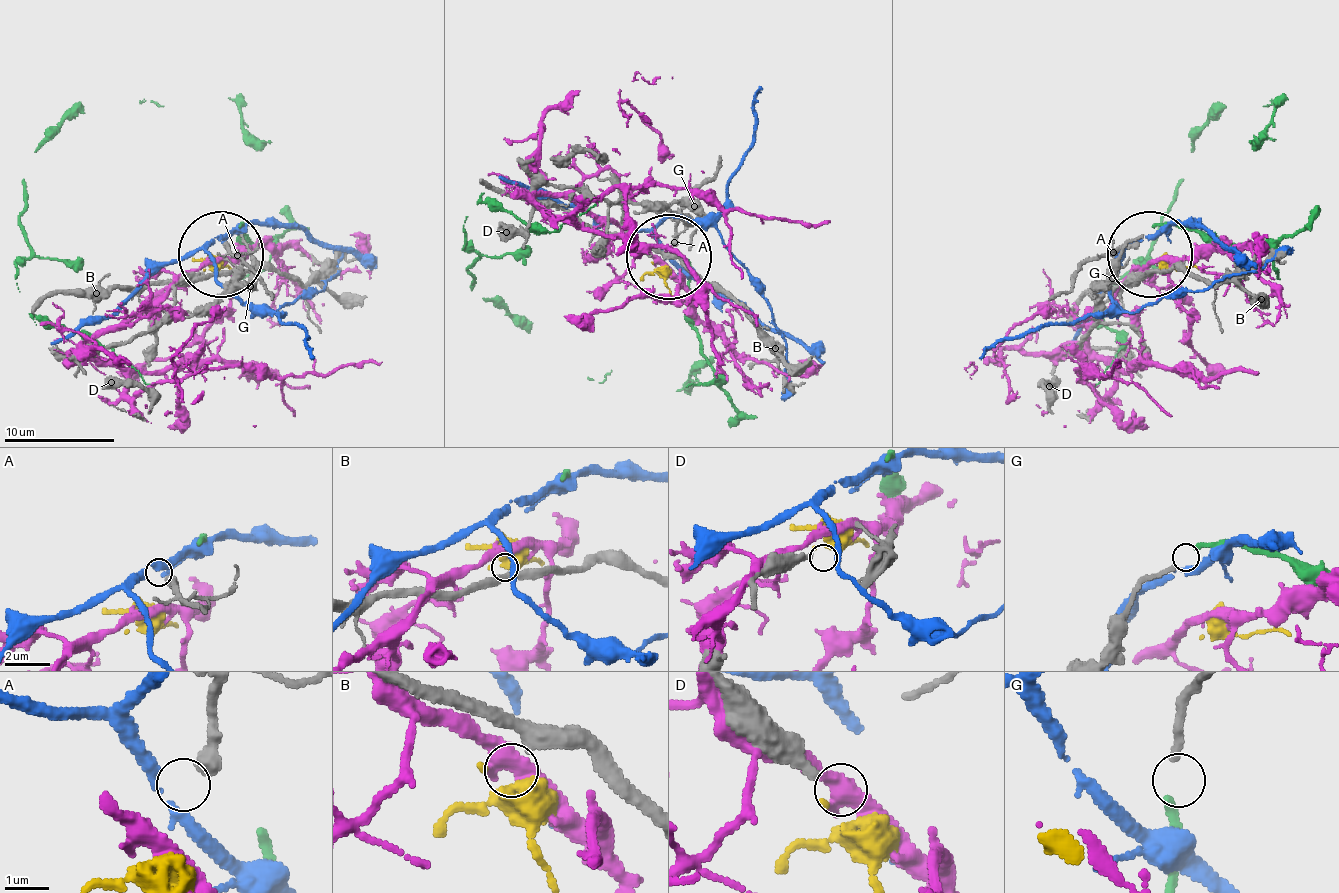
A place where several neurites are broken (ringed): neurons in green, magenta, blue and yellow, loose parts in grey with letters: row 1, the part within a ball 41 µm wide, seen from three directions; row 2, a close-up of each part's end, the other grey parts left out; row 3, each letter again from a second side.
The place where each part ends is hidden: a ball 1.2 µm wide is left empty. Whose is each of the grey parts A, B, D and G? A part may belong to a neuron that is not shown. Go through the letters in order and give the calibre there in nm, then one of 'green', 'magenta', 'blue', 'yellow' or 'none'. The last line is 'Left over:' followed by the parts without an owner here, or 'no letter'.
A: calibre 400 nm; none
B: calibre 320 nm; yellow
D: calibre 300 nm; none
G: calibre 200 nm; green
Left over: A, D

